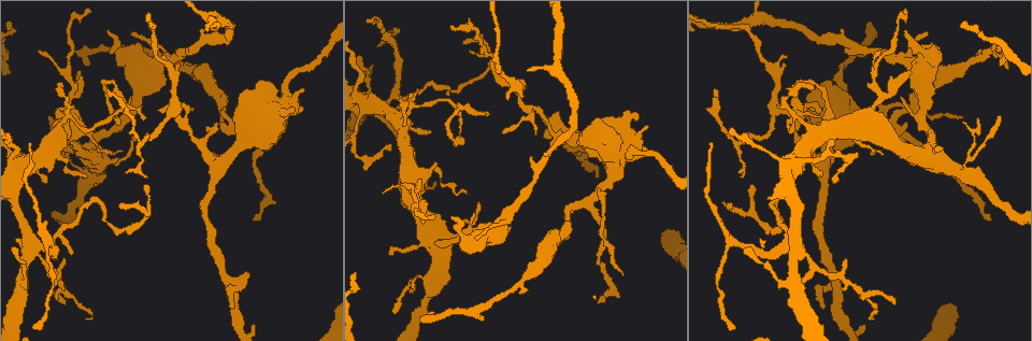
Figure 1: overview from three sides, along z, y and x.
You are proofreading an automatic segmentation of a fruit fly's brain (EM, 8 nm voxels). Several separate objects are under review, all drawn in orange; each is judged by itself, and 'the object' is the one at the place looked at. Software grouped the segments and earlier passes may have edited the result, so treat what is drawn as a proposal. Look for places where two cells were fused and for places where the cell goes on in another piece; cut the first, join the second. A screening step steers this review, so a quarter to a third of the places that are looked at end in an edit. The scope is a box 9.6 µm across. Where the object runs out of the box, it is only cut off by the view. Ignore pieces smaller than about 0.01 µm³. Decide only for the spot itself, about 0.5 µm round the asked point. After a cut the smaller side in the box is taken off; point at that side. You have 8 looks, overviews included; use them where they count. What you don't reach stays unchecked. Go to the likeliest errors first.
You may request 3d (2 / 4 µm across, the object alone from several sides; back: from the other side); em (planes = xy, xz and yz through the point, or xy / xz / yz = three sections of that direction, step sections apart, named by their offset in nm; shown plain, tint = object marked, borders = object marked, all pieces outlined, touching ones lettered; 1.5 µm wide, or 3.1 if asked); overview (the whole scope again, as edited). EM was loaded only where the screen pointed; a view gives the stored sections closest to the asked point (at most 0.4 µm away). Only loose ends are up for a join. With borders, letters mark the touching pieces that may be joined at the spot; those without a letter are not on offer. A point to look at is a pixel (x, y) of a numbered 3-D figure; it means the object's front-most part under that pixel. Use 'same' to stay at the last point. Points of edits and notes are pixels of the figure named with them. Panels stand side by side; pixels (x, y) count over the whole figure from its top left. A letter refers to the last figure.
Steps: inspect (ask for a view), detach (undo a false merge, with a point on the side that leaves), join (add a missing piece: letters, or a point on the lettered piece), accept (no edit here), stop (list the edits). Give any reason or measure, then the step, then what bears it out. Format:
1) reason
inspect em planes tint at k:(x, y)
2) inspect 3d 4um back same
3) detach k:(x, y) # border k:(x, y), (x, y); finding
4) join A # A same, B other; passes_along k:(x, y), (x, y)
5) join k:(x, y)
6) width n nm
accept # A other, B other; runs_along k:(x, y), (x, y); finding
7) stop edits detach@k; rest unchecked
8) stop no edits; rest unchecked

free end
inspect em xz step 4 tint at 1:(424, 222)

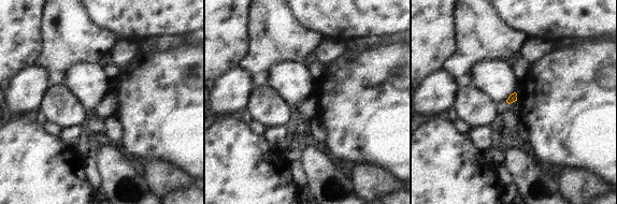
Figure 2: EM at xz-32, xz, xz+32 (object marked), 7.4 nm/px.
another direction
inspect em planes tint same

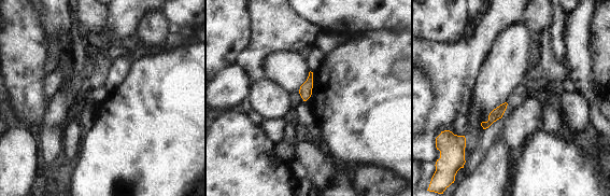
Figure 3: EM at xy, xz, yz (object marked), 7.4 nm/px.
inspect em planes borders same

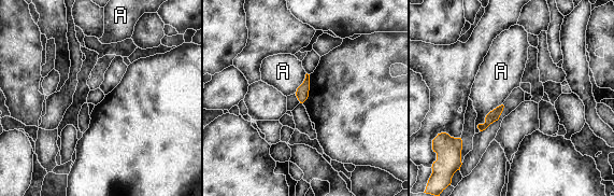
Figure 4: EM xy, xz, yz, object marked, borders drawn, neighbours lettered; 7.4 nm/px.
accept # A other; border 4:(502, 103), (477, 125), (480, 131); none of them fits

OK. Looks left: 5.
thin end
inspect 3d 4um at 1:(211, 130)

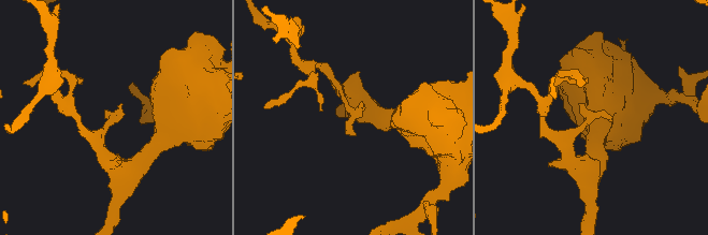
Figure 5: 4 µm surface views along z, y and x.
shape alone is not enough
inspect em planes borders at 5:(111, 114)

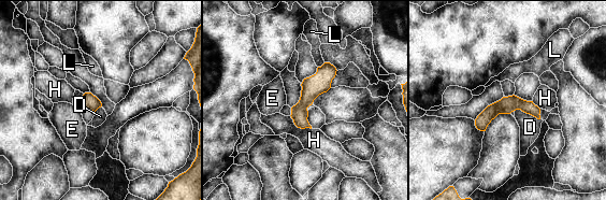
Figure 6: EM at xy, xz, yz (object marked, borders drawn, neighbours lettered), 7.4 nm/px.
width 110 nm
accept # D other, E other, H other, L other; border 6:(515, 110), (521, 110), (539, 119); none of them fits

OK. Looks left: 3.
tapers out
inspect 3d 4um at 1:(72, 252)

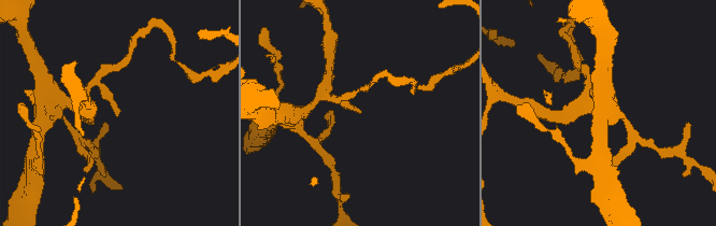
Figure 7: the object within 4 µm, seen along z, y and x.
shape alone is not enough
inspect em xy step 8 plain at 7:(356, 111)

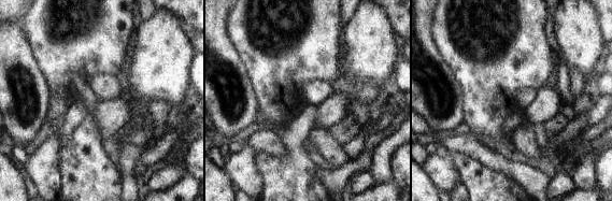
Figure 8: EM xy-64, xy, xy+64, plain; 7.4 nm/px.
see the neighbours
inspect em xy step 8 borders same

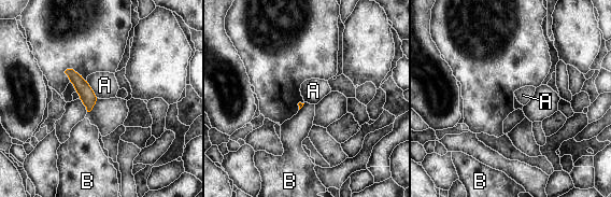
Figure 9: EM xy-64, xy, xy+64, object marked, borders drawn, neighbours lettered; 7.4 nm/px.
accept # A other, B other; runs_along 9:(69, 71), (85, 92), (89, 107); no lettered piece goes on from it

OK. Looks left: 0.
stop no edits; rest unchecked

